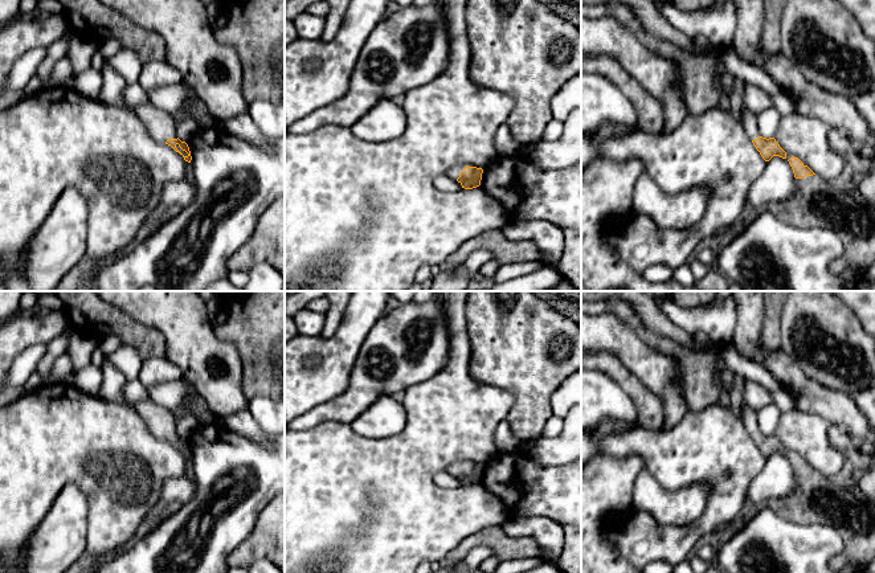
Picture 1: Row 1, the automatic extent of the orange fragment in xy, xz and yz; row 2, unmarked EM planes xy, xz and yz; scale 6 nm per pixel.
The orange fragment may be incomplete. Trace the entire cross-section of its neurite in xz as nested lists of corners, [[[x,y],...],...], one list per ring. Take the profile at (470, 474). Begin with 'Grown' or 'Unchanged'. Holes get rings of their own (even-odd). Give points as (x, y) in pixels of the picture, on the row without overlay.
Grown. [[[457,461],[453,462],[446,471],[457,476],[462,484],[473,486],[481,482],[482,470],[482,464],[477,464],[470,461]]]

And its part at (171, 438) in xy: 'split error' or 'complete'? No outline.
split error

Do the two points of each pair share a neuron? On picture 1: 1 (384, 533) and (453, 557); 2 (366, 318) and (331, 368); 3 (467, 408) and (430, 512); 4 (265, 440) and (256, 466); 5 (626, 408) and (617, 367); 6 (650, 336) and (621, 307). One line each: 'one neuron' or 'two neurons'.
1: two neurons
2: one neuron
3: one neuron
4: two neurons
5: two neurons
6: one neuron

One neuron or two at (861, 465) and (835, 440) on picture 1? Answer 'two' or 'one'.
one

